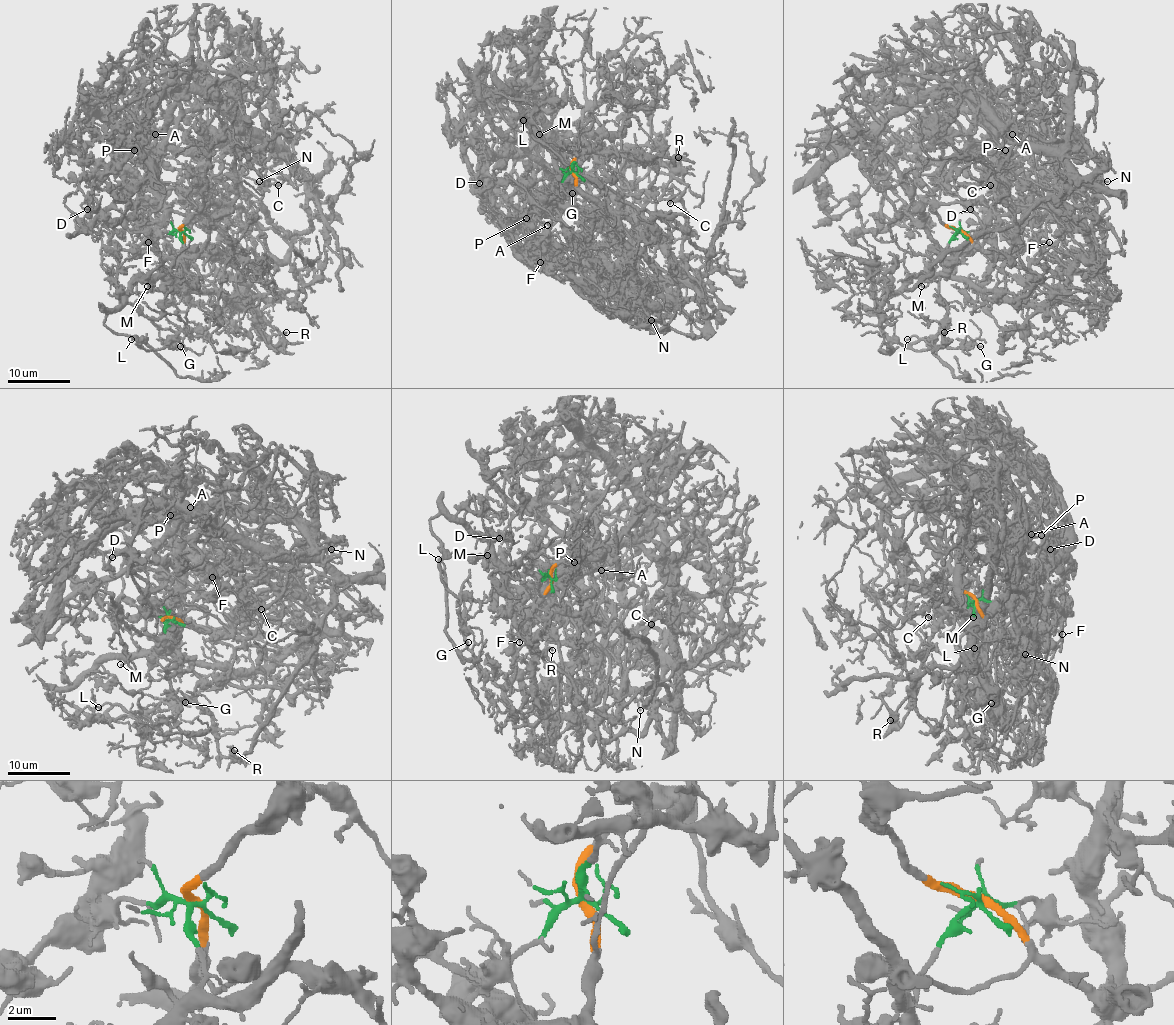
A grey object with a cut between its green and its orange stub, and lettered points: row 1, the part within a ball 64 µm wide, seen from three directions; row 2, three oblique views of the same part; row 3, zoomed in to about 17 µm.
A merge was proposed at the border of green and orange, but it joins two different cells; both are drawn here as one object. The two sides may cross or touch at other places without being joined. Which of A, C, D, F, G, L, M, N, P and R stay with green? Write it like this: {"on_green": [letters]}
{"on_green": ["G", "L", "M", "R"]}

